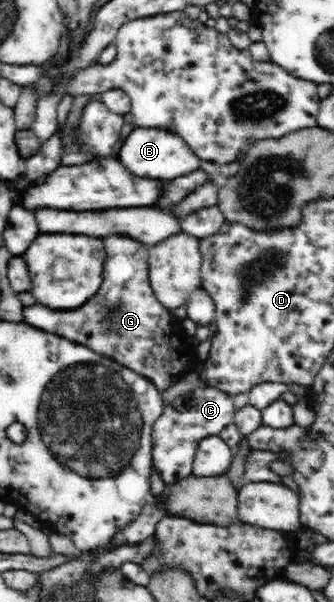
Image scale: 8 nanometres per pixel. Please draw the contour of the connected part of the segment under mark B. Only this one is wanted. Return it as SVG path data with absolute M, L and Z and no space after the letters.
M135 127L118 146L115 156L136 177L165 179L166 183L193 173L198 169L200 161L180 136L159 128Z

